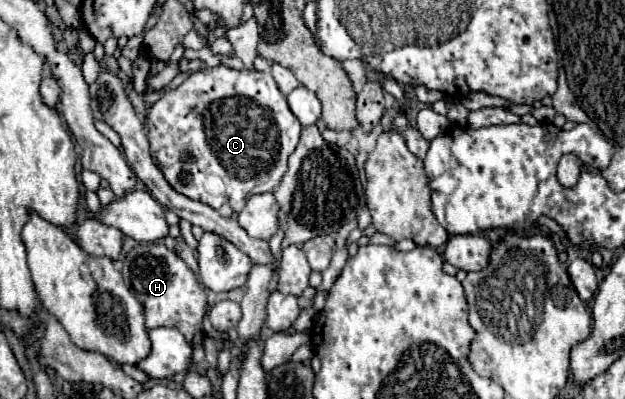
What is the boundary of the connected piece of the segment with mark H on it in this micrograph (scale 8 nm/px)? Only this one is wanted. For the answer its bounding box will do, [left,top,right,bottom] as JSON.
[122,244,206,342]

